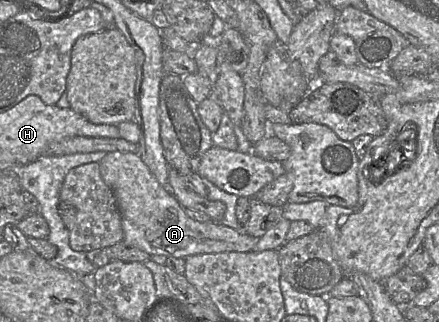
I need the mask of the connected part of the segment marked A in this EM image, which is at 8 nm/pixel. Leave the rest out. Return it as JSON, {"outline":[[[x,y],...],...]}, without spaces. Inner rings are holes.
{"outline":[[[108,152],[99,161],[100,174],[112,190],[123,229],[123,241],[148,254],[186,258],[221,252],[251,252],[259,238],[235,230],[221,222],[198,222],[189,218],[177,198],[166,191],[137,153]]]}

